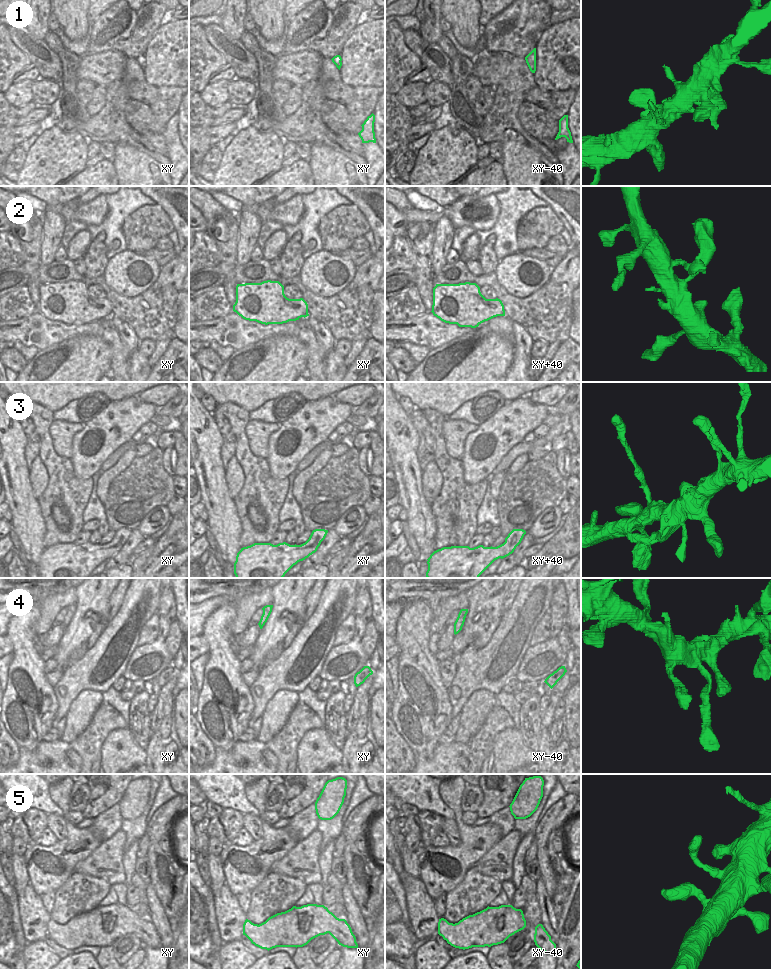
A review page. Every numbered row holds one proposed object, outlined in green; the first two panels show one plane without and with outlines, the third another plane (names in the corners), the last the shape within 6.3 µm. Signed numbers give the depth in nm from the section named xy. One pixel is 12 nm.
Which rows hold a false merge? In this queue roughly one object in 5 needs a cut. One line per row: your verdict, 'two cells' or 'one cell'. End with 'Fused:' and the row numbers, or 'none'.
1: two cells
2: one cell
3: one cell
4: one cell
5: one cell
Fused: 1

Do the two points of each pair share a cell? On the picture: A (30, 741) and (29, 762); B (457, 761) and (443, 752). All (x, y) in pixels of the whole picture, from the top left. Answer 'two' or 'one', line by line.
A: two
B: one

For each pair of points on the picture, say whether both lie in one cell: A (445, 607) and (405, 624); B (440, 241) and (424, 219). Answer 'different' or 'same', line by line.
A: different
B: different

